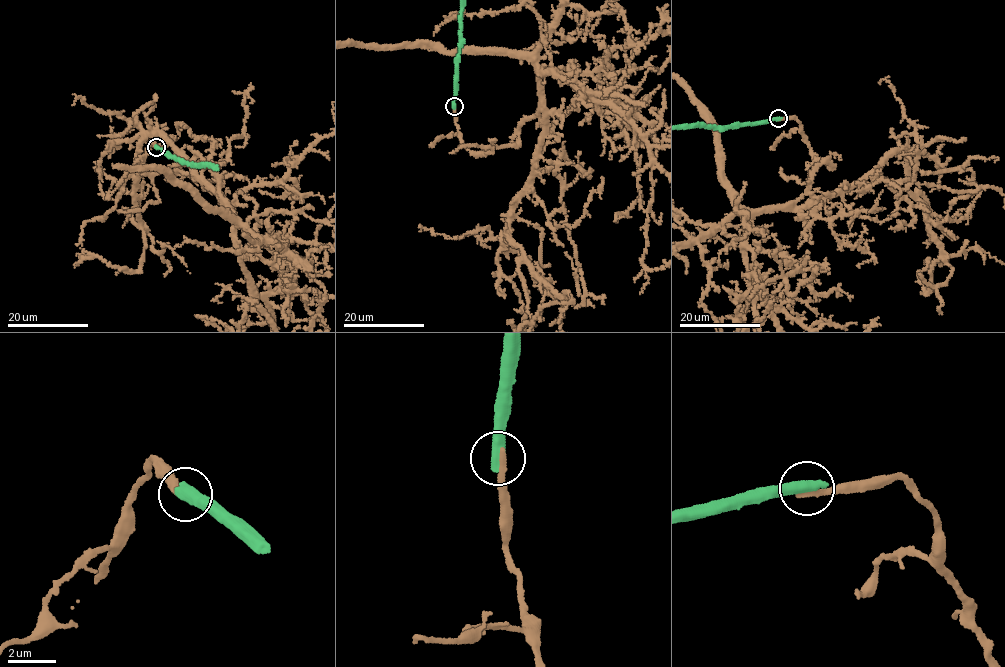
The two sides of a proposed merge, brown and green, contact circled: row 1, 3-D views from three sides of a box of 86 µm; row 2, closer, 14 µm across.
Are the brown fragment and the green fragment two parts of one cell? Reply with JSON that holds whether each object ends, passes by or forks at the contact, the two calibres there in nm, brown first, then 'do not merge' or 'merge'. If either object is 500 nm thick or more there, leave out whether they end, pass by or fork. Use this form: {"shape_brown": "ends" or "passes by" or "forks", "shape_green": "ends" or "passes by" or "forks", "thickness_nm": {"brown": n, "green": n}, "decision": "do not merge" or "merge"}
{"thickness_nm": {"brown": 280, "green": 600}, "decision": "do not merge"}

